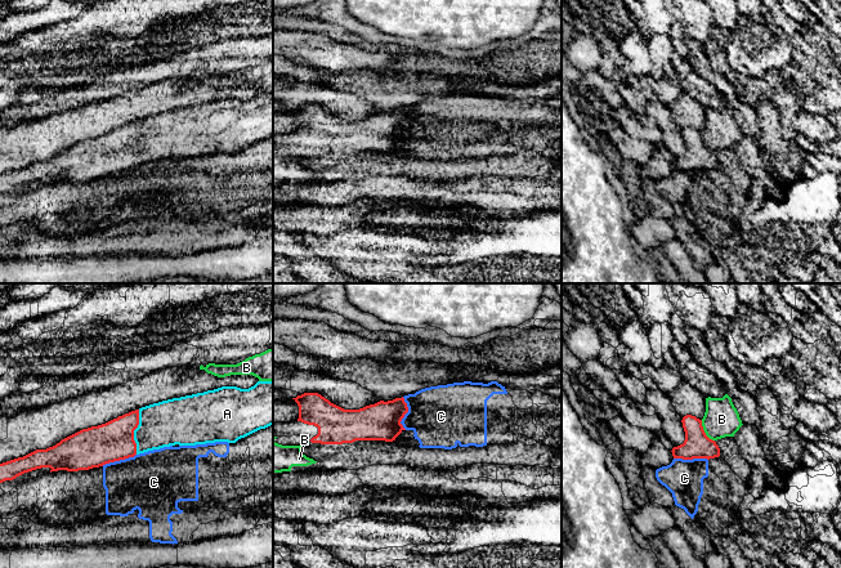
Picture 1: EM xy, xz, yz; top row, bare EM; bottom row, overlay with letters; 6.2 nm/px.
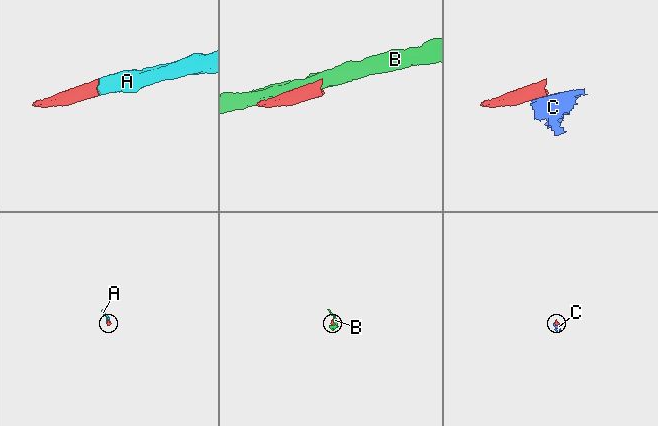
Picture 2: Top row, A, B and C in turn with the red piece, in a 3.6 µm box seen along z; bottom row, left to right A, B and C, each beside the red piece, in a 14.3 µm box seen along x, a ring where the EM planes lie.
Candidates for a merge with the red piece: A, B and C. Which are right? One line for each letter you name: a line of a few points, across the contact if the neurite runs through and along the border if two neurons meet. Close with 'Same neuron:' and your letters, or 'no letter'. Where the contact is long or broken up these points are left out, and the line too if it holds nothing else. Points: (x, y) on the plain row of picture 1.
A: Line: xy (113, 152), (133, 143), (168, 134)
Same neuron: A

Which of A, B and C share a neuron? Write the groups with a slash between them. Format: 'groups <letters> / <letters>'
groups A / B / C

